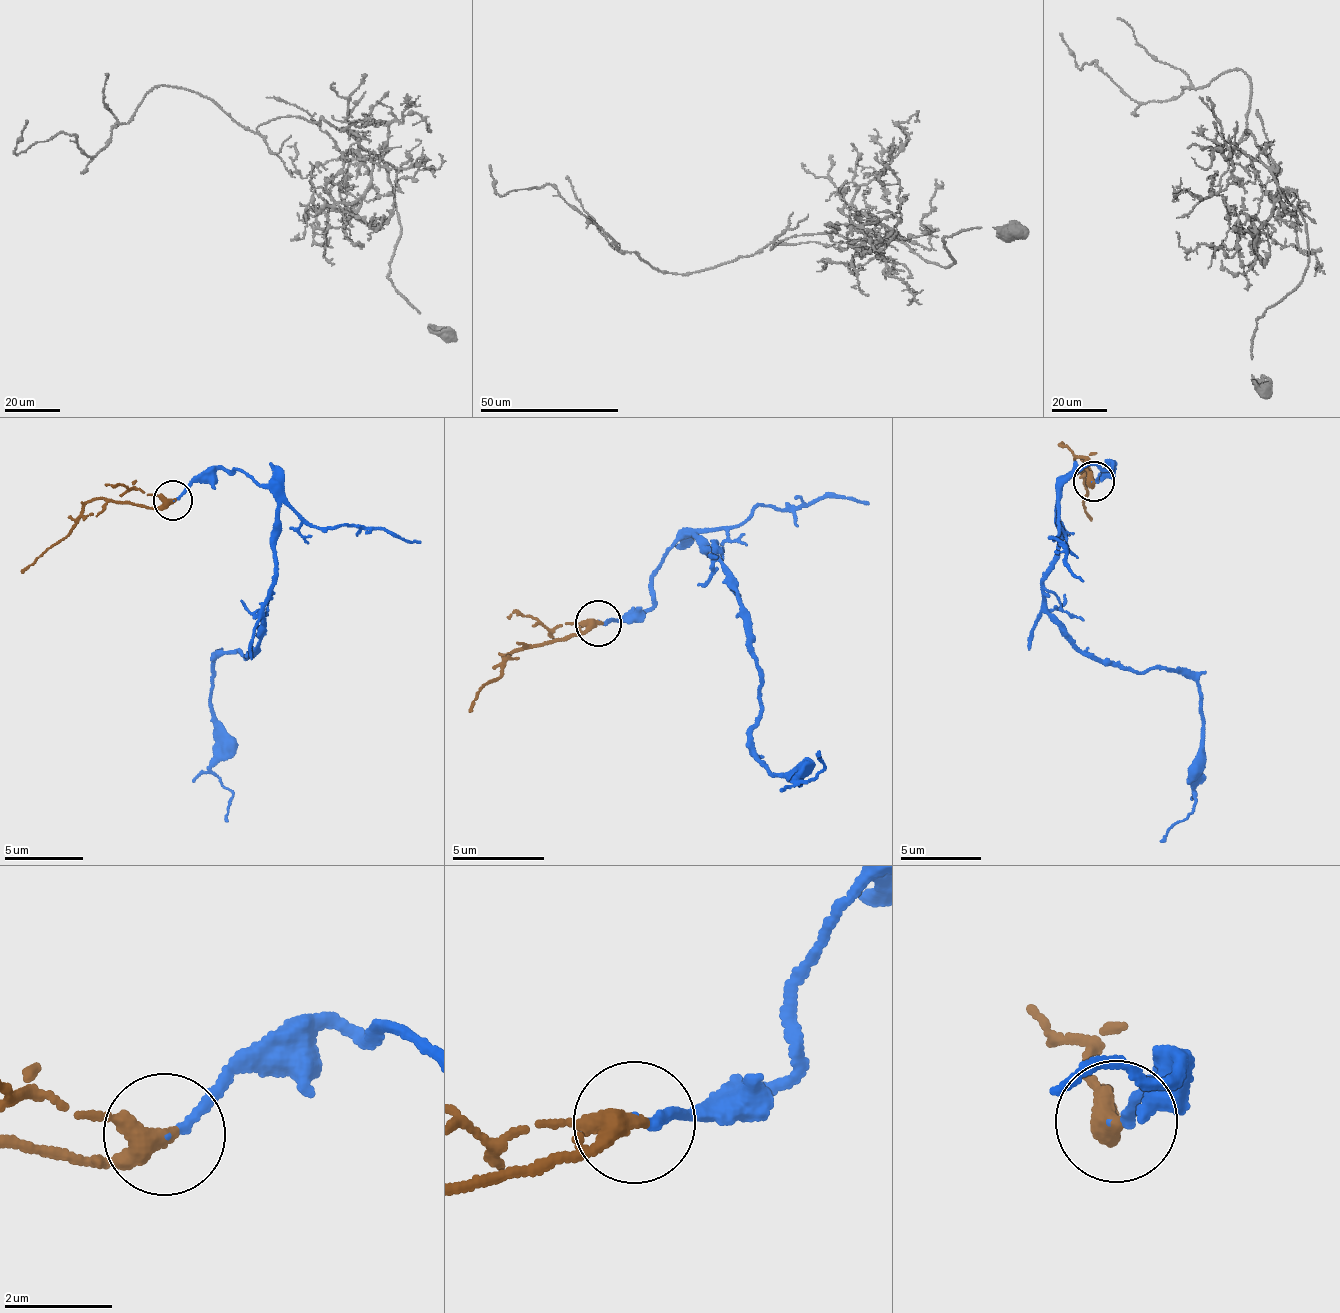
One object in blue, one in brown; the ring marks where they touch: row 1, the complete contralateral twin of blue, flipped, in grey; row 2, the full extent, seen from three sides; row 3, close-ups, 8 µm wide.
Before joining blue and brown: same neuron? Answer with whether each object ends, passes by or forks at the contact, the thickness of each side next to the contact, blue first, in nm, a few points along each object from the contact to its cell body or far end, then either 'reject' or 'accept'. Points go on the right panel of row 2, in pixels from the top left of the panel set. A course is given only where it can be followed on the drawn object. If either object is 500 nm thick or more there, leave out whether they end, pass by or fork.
blue ends; brown passes by; calibres 150 and 320 nm; course blue (1093, 482), (1112, 467), (1077, 468), (1059, 503), (1046, 615), (1102, 659), (1198, 685), (1198, 795), (1160, 842); course brown (1093, 482), (1084, 460), (1086, 483), (1081, 506), (1091, 521); accept

